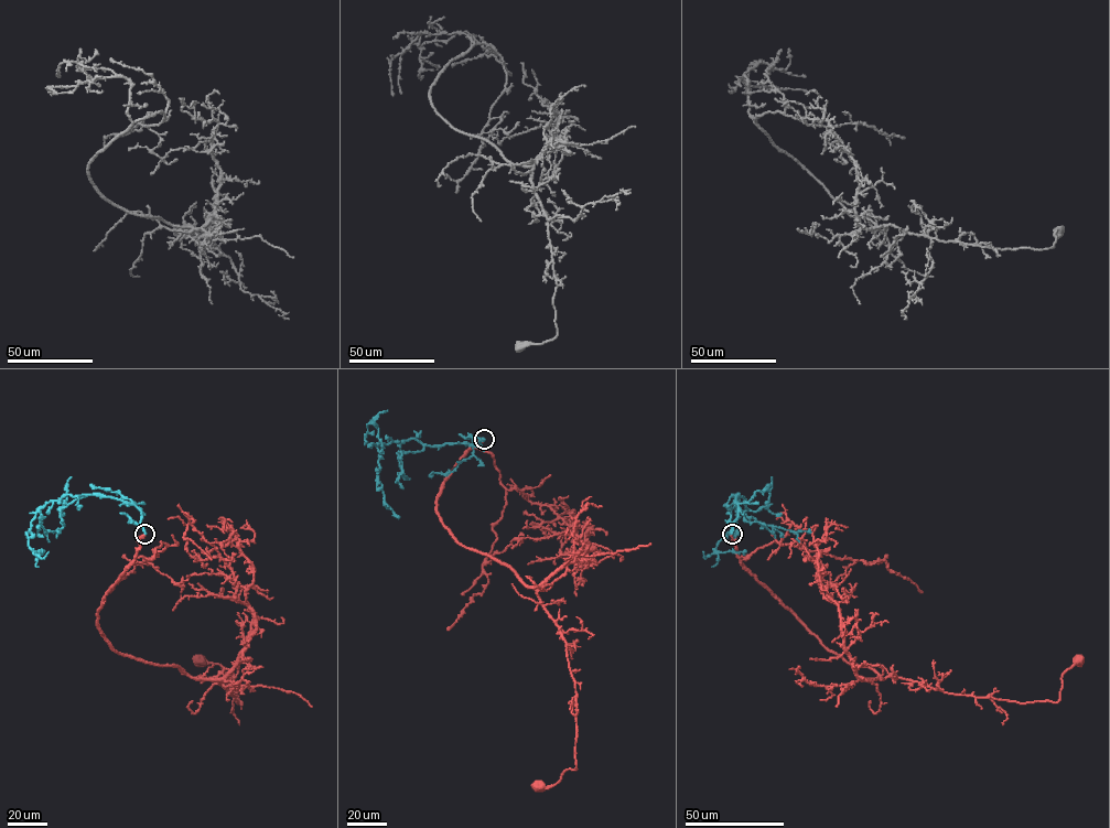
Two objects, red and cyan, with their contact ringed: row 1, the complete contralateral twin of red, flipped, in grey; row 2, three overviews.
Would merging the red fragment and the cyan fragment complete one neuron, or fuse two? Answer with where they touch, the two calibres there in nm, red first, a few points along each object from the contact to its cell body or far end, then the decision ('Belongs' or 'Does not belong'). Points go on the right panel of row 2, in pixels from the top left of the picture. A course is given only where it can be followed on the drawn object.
Place: (732, 534). Thickness 500 nm (red) against 480 nm. Course of red: (732, 534), (740, 561), (828, 648), (882, 679), (1056, 702), (1062, 675), (1078, 659). Course of cyan: (732, 534), (737, 494), (731, 496), (736, 502), (737, 529), (728, 534), (715, 548), (722, 552), (745, 550). Belongs

